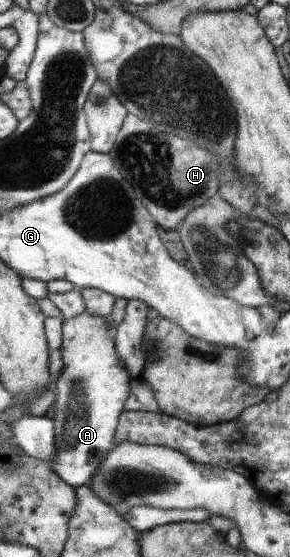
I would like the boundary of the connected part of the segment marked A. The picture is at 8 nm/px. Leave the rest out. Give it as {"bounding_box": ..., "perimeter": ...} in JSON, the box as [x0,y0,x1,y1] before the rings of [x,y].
{"bounding_box":[50,312,131,489],"perimeter":[[[82,312],[80,315],[63,319],[59,352],[62,367],[52,382],[53,405],[50,418],[54,431],[54,460],[50,462],[52,473],[73,489],[86,485],[95,469],[113,449],[114,432],[118,417],[123,413],[124,401],[130,391],[131,375],[118,359],[114,349],[114,329],[107,326],[107,318]]]}

